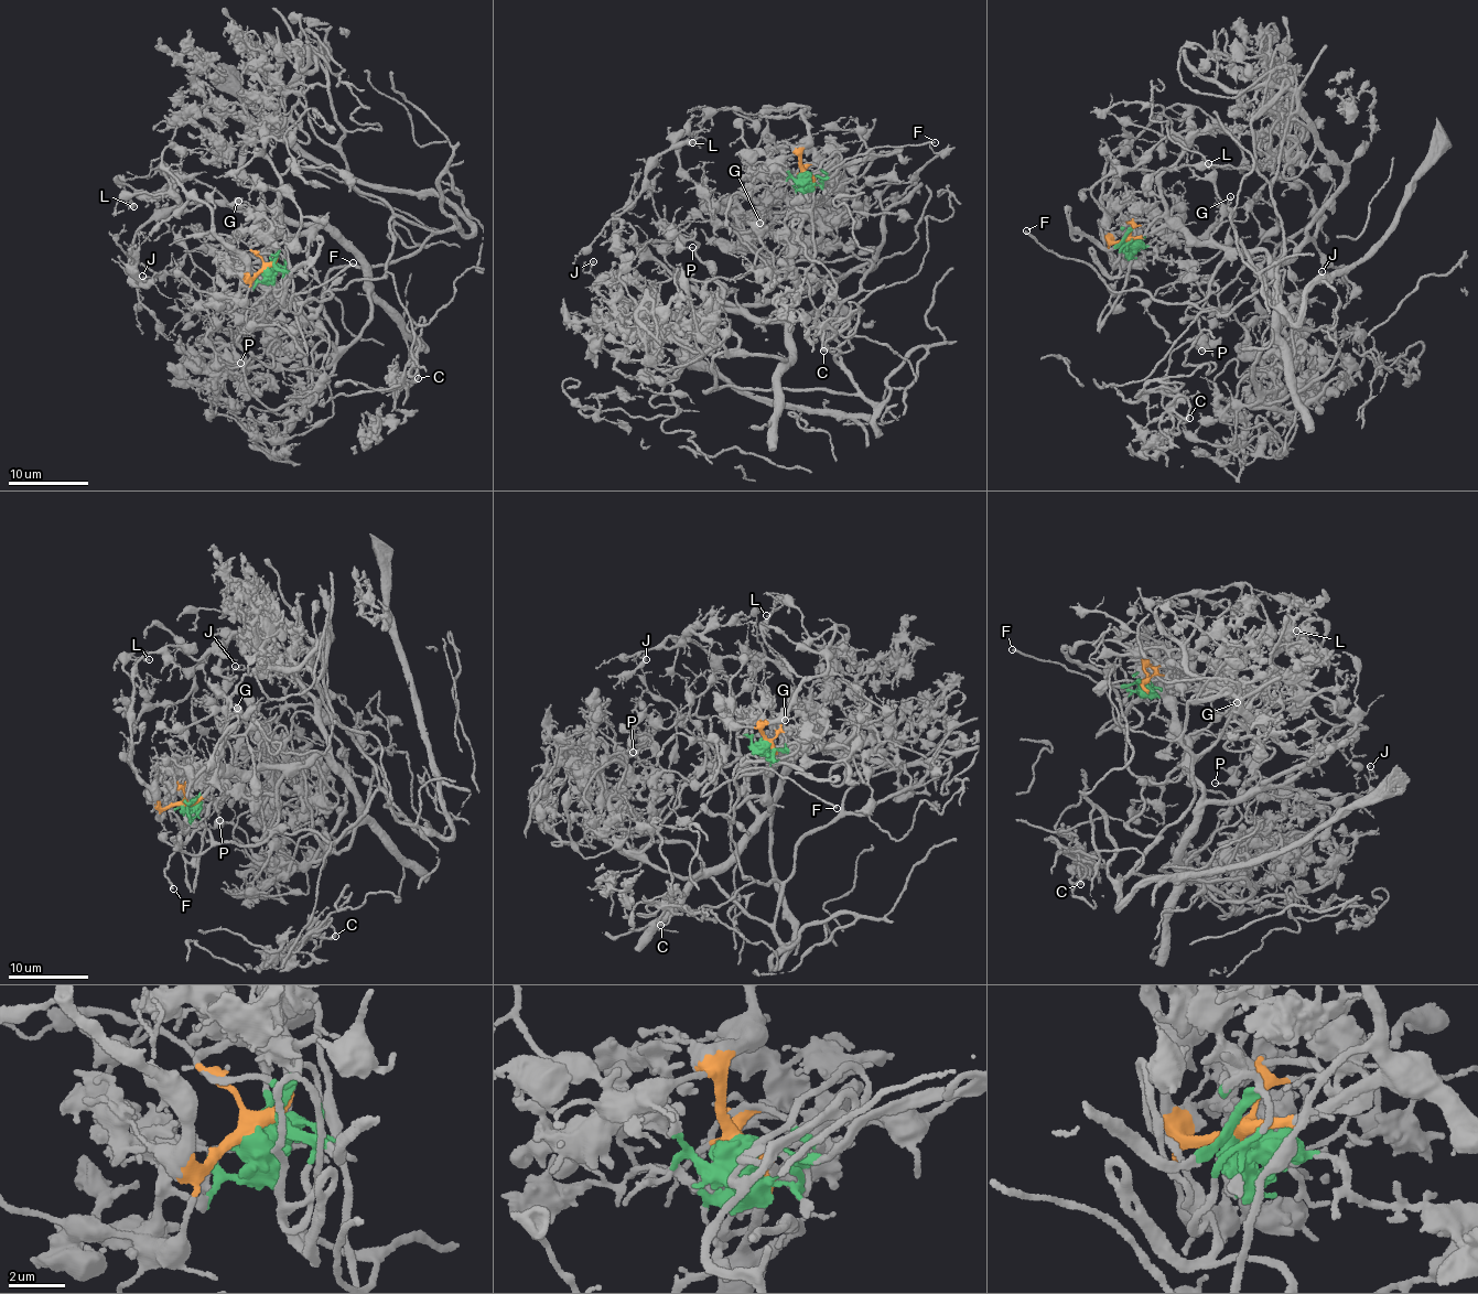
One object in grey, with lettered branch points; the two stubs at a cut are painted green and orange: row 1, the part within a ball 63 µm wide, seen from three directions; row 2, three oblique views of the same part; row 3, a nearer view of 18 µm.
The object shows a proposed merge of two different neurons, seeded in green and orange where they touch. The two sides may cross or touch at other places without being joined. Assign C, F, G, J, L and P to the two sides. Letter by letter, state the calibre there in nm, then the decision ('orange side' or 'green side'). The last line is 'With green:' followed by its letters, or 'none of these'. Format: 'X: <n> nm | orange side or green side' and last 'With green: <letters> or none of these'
C: 200 nm | green side
F: 190 nm | green side
G: 100 nm | orange side
J: 150 nm | orange side
L: 190 nm | orange side
P: 110 nm | orange side
With green: C, F

